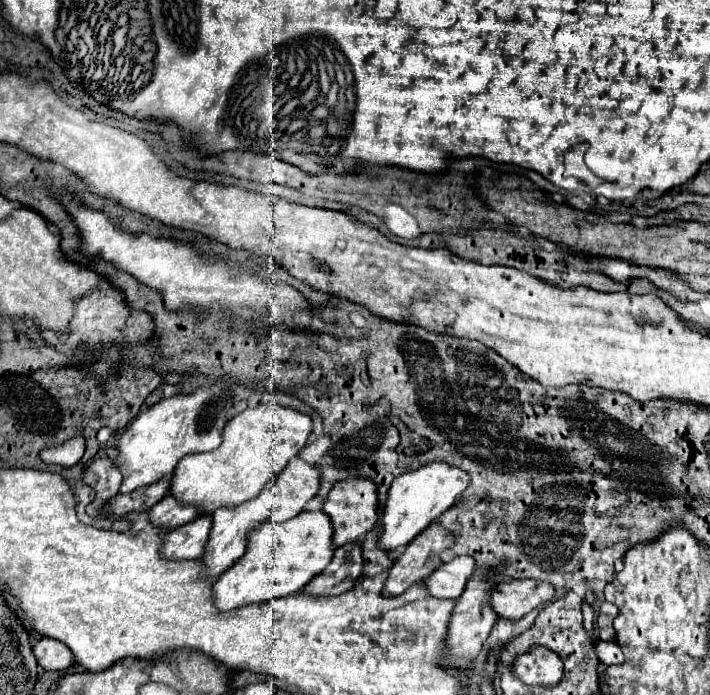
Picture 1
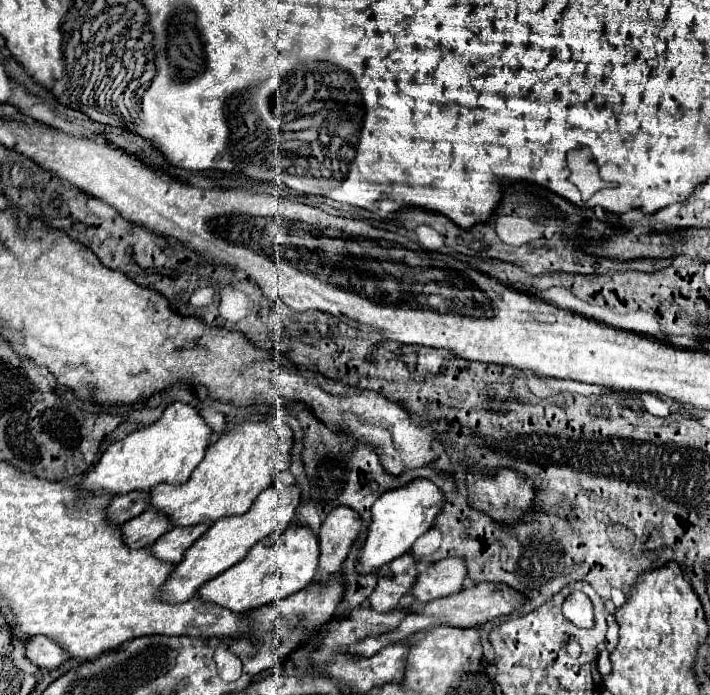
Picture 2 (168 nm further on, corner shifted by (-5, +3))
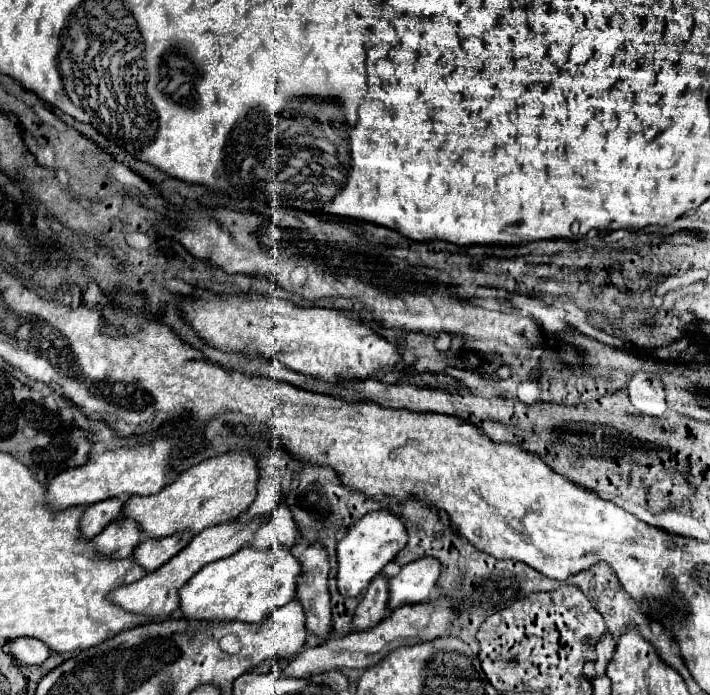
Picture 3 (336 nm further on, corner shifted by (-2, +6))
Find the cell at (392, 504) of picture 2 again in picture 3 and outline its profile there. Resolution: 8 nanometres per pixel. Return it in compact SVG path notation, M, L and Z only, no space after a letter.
M371 512L363 516L359 522L355 522L345 536L337 542L337 588L341 596L359 596L367 590L369 582L383 570L385 564L389 564L399 550L407 544L407 530L391 512Z

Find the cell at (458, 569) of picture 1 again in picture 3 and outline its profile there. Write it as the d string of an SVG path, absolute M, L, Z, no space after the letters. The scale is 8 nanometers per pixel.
M433 558L413 560L401 566L401 572L389 578L389 612L405 604L423 604L431 598L441 564Z

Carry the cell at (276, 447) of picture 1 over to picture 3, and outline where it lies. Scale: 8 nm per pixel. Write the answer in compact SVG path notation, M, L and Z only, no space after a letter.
M231 452L231 454L223 454L223 456L215 456L209 460L203 460L201 464L185 470L177 482L173 482L171 486L163 488L163 492L153 494L153 496L131 496L125 504L123 504L123 516L121 518L133 518L139 526L141 532L147 538L165 538L165 536L173 536L181 530L189 530L193 534L203 532L205 528L223 524L223 522L231 522L235 520L241 512L245 512L253 500L255 500L255 486L259 480L259 468L255 464L255 458L249 456L247 452Z

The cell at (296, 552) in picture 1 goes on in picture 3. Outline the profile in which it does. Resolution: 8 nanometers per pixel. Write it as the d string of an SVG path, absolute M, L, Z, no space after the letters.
M273 546L265 552L255 548L241 548L235 554L211 562L197 572L179 590L181 612L185 620L193 622L263 622L273 610L285 606L295 598L295 584L299 576L299 560L287 548Z

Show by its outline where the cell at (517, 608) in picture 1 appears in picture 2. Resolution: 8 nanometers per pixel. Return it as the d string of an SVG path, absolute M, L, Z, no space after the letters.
M478 583L474 589L462 589L458 595L450 595L444 599L436 599L420 609L414 609L402 623L398 629L394 629L392 633L380 635L380 637L366 637L364 641L352 645L348 651L356 653L356 655L374 655L378 653L386 643L390 641L398 641L398 639L406 639L418 631L430 629L436 623L448 623L448 625L456 625L456 627L474 627L474 625L482 625L490 619L498 619L498 617L508 617L510 613L514 613L516 609L520 609L526 603L526 597L518 591L514 591L514 587L502 587L502 583Z

